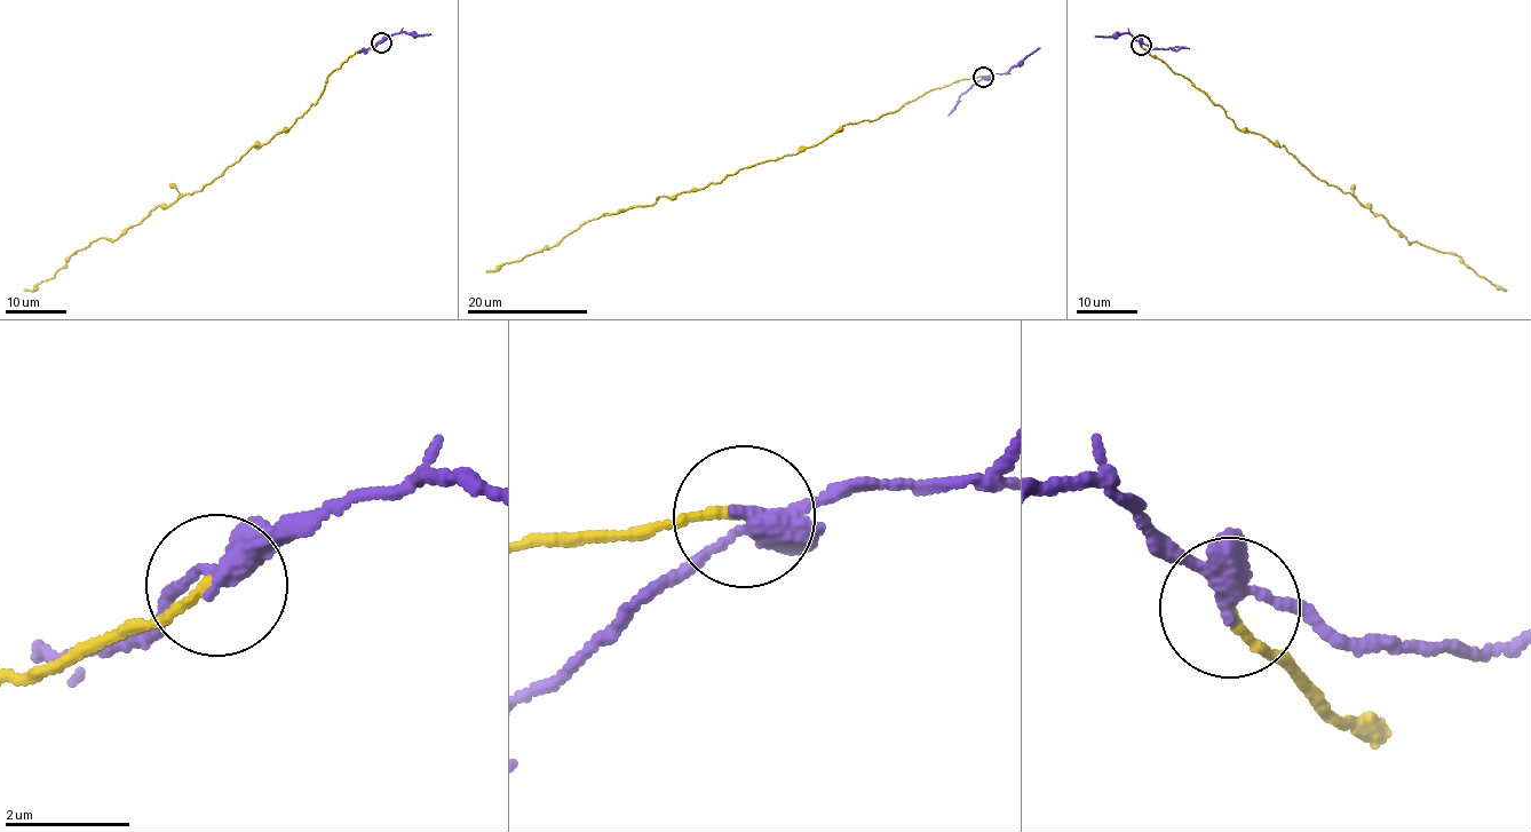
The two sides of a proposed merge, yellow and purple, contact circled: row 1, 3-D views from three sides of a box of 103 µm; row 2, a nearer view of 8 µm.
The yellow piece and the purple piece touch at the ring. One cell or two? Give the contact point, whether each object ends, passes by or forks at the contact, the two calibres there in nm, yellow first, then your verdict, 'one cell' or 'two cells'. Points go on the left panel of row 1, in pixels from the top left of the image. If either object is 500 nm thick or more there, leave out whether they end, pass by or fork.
place (381, 42); yellow ends; purple forks; calibres 140 and 280 nm; two cells

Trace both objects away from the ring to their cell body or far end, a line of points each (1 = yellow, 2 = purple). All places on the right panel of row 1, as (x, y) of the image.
1: (1141, 45), (1221, 107), (1240, 129), (1284, 145), (1316, 176), (1354, 196), (1409, 240), (1457, 254), (1507, 290)
2: (1141, 45), (1127, 32), (1094, 37)

